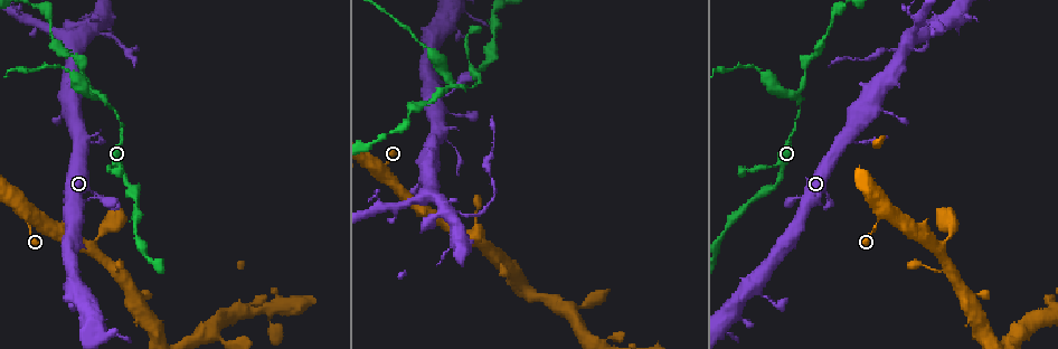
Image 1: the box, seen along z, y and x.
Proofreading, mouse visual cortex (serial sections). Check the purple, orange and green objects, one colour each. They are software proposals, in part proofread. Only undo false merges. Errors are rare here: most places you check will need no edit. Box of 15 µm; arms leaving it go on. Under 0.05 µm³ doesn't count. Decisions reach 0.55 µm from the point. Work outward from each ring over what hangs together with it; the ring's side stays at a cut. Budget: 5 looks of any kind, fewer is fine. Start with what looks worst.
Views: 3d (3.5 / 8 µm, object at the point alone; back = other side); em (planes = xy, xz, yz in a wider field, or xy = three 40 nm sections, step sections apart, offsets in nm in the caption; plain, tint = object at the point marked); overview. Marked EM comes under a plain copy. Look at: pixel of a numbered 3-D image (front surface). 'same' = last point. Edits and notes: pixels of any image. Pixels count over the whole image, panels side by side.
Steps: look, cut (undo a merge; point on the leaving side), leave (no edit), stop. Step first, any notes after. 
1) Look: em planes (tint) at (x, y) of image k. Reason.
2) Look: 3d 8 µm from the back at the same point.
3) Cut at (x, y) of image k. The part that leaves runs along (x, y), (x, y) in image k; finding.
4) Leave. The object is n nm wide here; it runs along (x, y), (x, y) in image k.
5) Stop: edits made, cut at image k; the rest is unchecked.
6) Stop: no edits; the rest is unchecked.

Look: 3d 3.5 µm from the back at (479, 213) of image 1. Thick turns thin.

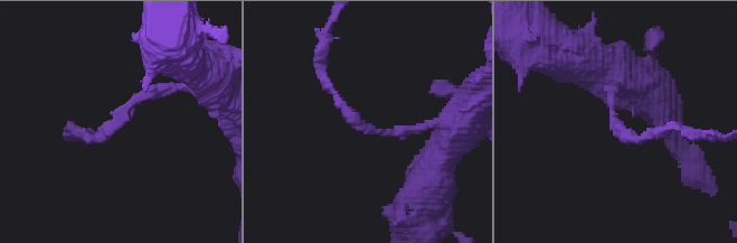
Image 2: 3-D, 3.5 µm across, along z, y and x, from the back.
Look: em planes (tint) at (615, 116) of image 2. The arms are 150, 150 nm wide; now the EM.

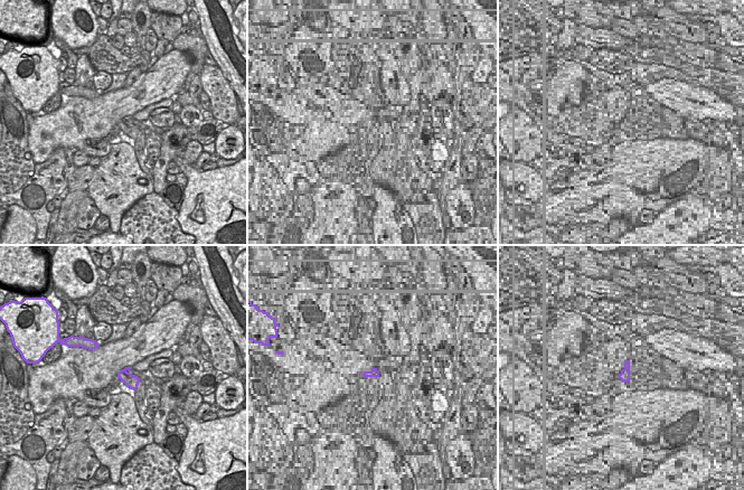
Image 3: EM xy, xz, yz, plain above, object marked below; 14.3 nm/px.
Cut at (343, 105) of image 2. The part that leaves runs along (368, 130), (328, 87), (320, 47) in image 2; two cells meet here.

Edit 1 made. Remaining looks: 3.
Look: overview. See it whole again.

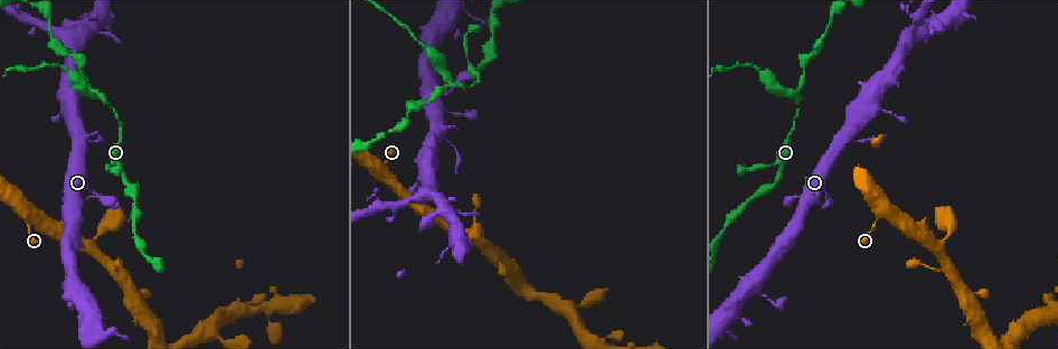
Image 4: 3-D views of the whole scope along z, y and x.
Look: 3d 3.5 µm at (798, 95) of image 4. Three-way junction.

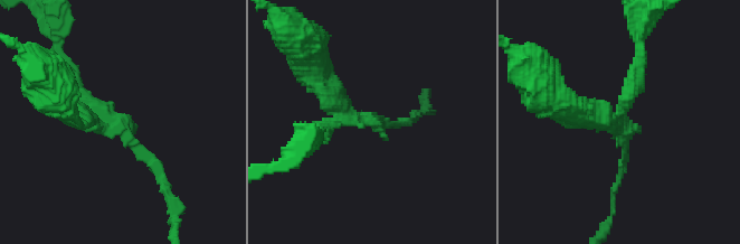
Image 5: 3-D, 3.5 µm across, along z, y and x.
Look: em xy step 1 (tint) at (121, 126) of image 5. 3 arms meet here; the arms are 150, 200, 300 nm wide.

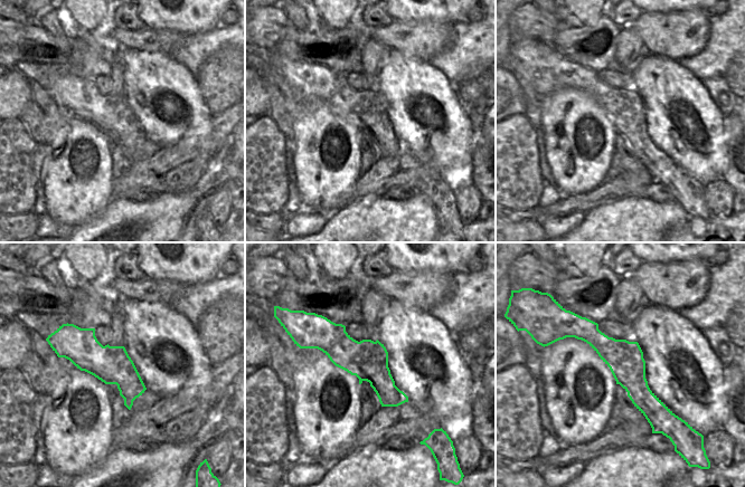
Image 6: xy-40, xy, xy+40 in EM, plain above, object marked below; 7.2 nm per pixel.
Leave. It runs along (165, 184), (69, 77) in image 5; continuous, no second cell.

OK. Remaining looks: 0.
Stop: edits made, cut at image 2; the rest is unchecked.

